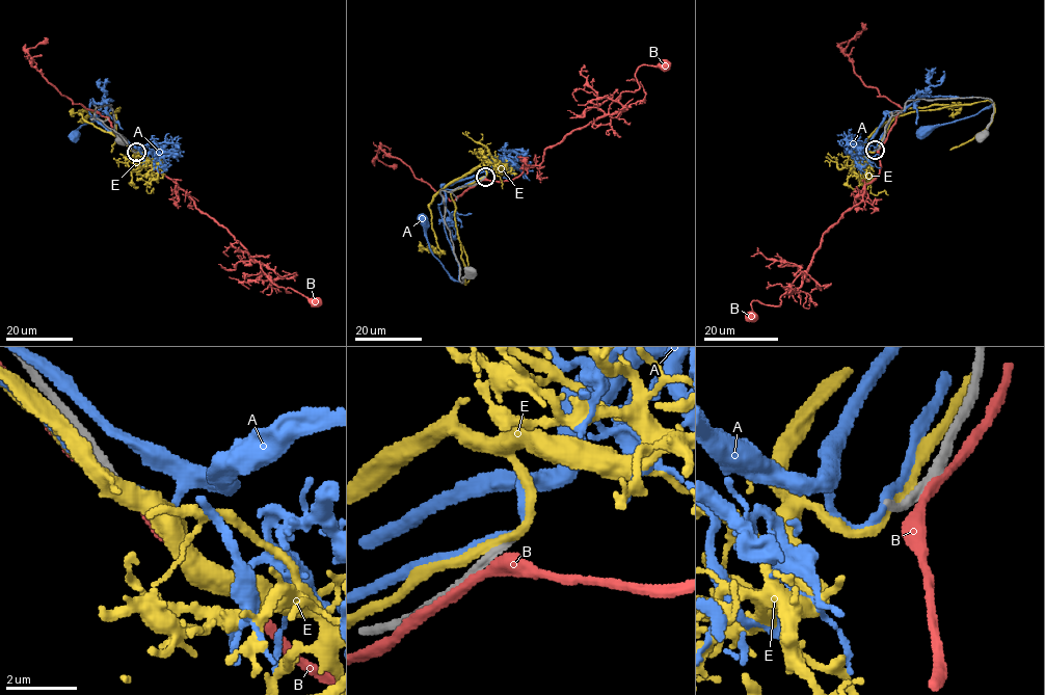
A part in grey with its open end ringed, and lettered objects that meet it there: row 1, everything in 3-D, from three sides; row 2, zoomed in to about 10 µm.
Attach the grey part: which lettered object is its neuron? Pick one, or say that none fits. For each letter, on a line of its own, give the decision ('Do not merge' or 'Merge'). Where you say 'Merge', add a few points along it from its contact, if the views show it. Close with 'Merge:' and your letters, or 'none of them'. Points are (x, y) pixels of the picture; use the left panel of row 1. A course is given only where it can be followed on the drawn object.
A: Do not merge
B: Do not merge
E: Do not merge
Merge: none of them

